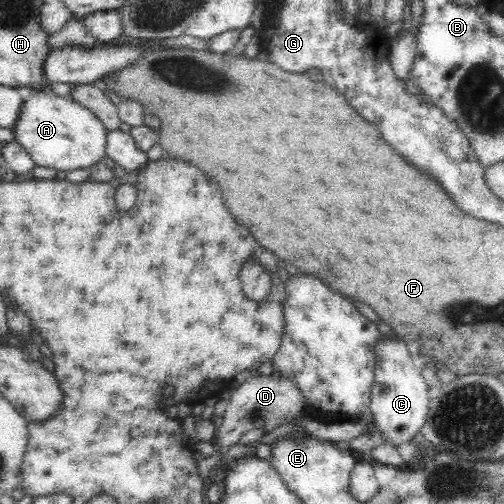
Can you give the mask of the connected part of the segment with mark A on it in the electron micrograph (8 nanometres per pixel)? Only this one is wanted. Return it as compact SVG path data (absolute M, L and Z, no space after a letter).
M33 91L20 104L18 118L10 128L14 140L30 155L36 166L54 168L56 171L89 169L92 164L105 160L106 127L88 108L72 98Z

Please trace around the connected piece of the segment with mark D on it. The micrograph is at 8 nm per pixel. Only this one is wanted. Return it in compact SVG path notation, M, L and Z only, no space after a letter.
M276 372L270 375L253 373L236 390L231 392L227 409L223 414L220 430L215 432L214 443L217 448L226 451L239 442L240 437L250 430L262 429L262 434L270 434L279 426L306 418L303 410L309 407L295 382Z

